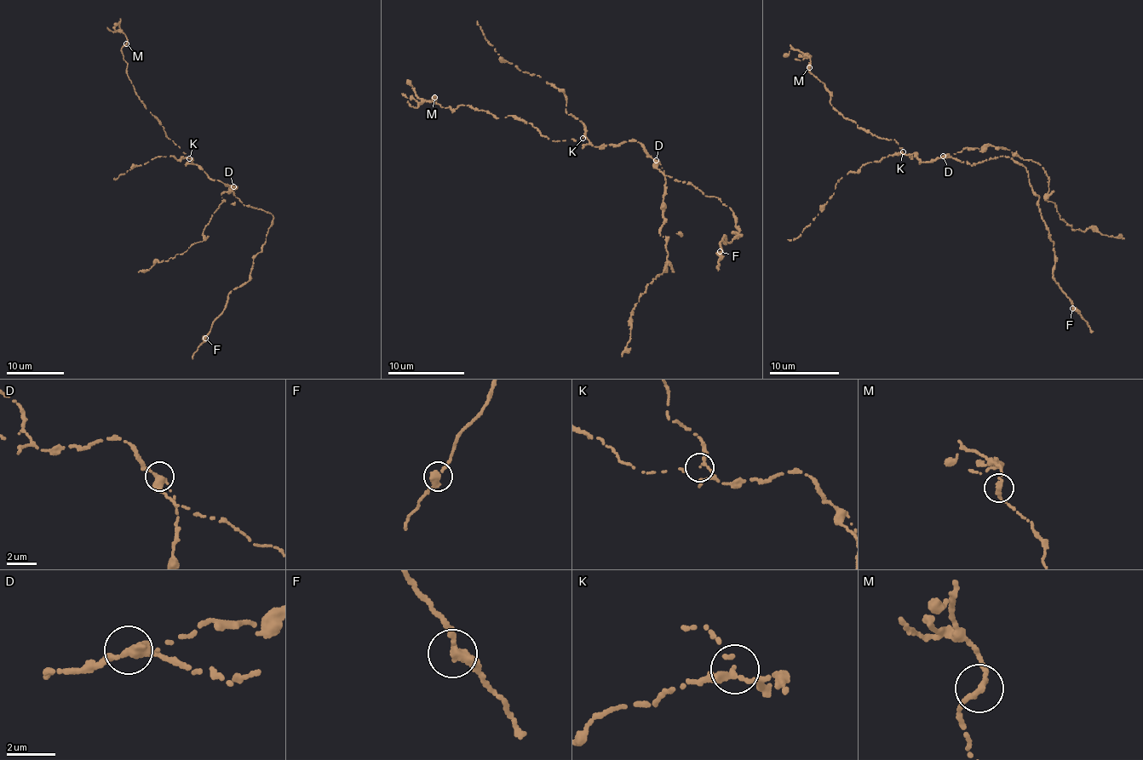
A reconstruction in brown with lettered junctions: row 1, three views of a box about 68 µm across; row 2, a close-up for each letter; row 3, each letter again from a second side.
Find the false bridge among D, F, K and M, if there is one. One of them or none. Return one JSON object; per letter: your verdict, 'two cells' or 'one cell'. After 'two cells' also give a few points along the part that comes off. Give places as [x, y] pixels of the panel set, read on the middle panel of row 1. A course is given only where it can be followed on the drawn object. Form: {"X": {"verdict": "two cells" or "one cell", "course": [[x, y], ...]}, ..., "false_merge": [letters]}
{"D": {"verdict": "two cells", "course": [[656, 159], [666, 183], [660, 235], [666, 237], [663, 270], [668, 263], [633, 308], [630, 341], [623, 356]]}, "F": {"verdict": "one cell"}, "K": {"verdict": "one cell"}, "M": {"verdict": "one cell"}, "false_merge": ["D"]}

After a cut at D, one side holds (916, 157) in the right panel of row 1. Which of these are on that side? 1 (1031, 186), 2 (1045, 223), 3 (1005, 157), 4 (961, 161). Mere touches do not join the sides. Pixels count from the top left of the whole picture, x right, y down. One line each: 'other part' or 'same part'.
1: same part
2: same part
3: same part
4: same part

